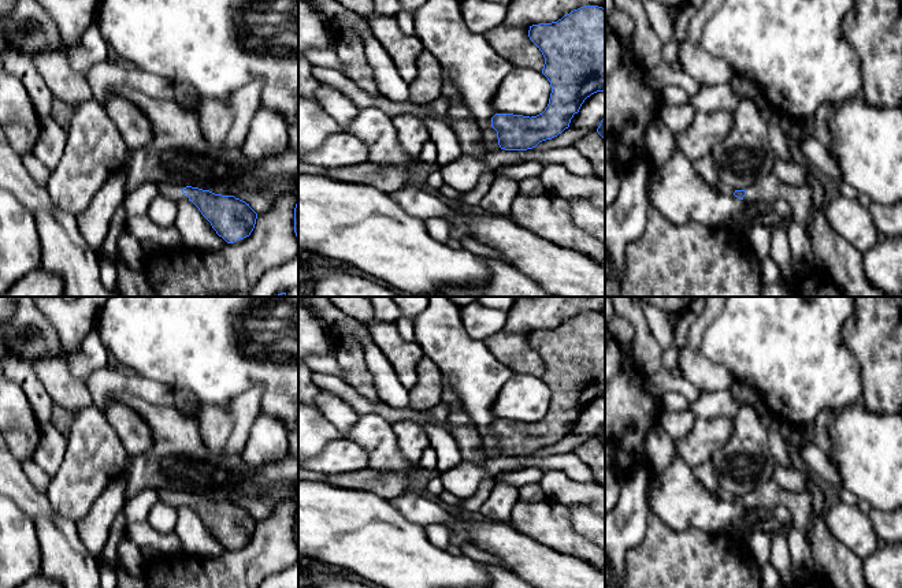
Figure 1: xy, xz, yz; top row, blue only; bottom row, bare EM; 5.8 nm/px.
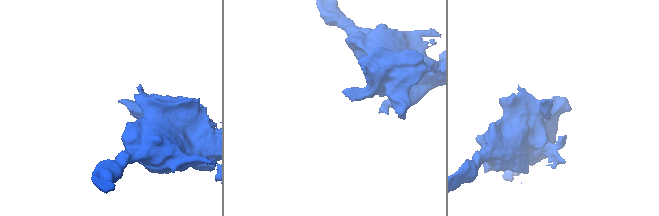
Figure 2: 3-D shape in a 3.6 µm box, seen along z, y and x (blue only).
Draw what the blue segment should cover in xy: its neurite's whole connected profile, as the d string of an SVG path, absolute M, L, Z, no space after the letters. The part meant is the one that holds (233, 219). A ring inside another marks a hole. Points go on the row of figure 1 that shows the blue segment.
M156 183L159 194L175 202L192 201L212 228L227 243L234 243L250 235L255 228L257 213L245 201L234 196L215 194L198 187Z

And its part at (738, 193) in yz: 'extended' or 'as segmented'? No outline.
extended

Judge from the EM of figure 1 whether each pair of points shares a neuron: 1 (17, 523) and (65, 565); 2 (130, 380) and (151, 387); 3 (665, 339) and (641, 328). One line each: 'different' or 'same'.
1: different
2: same
3: different

